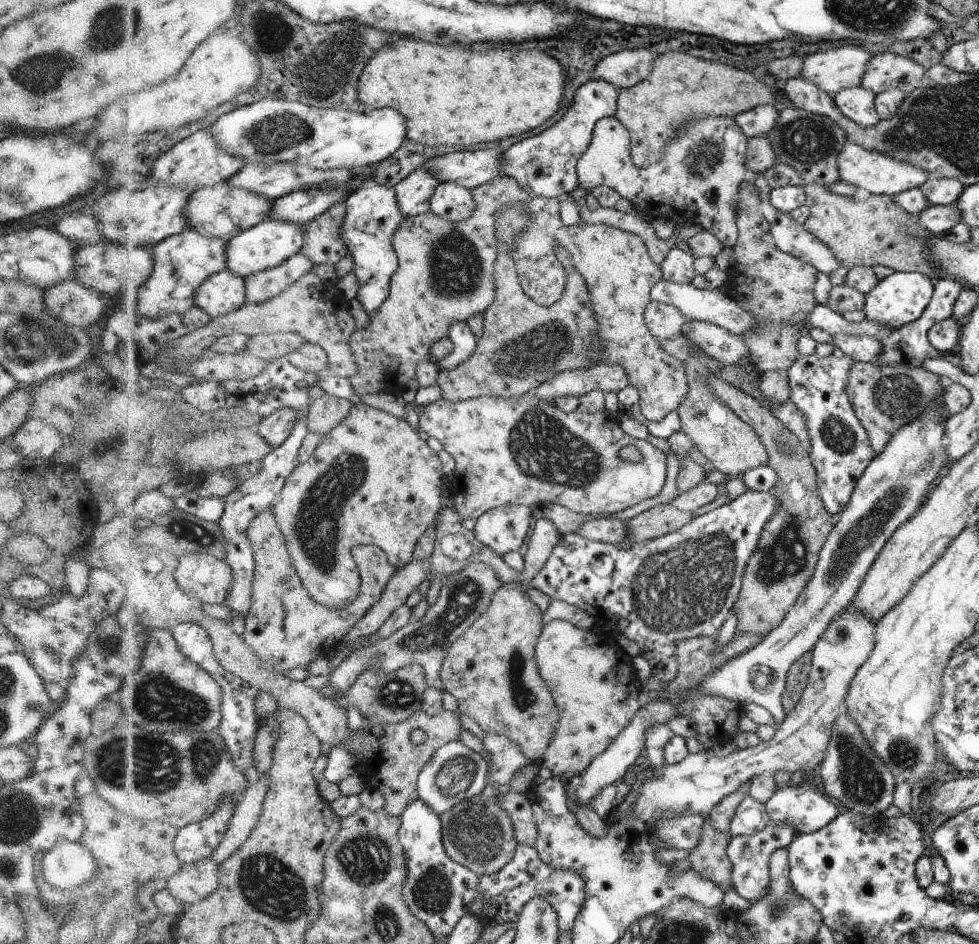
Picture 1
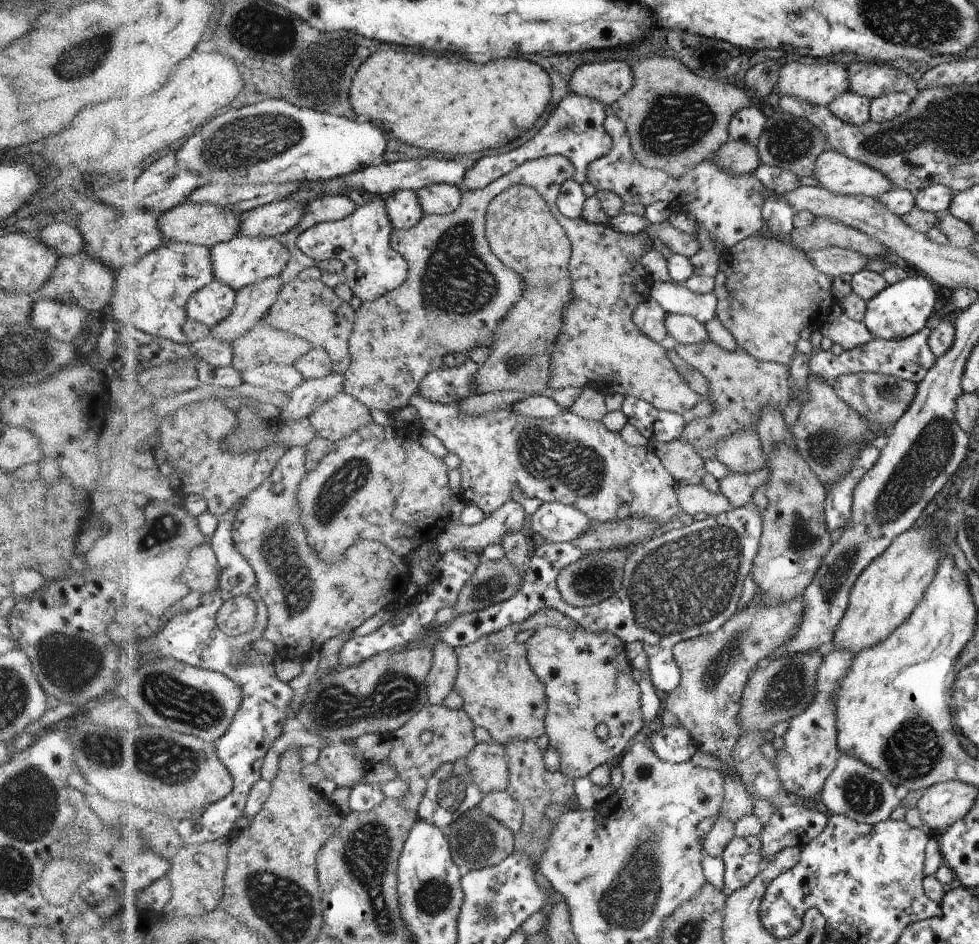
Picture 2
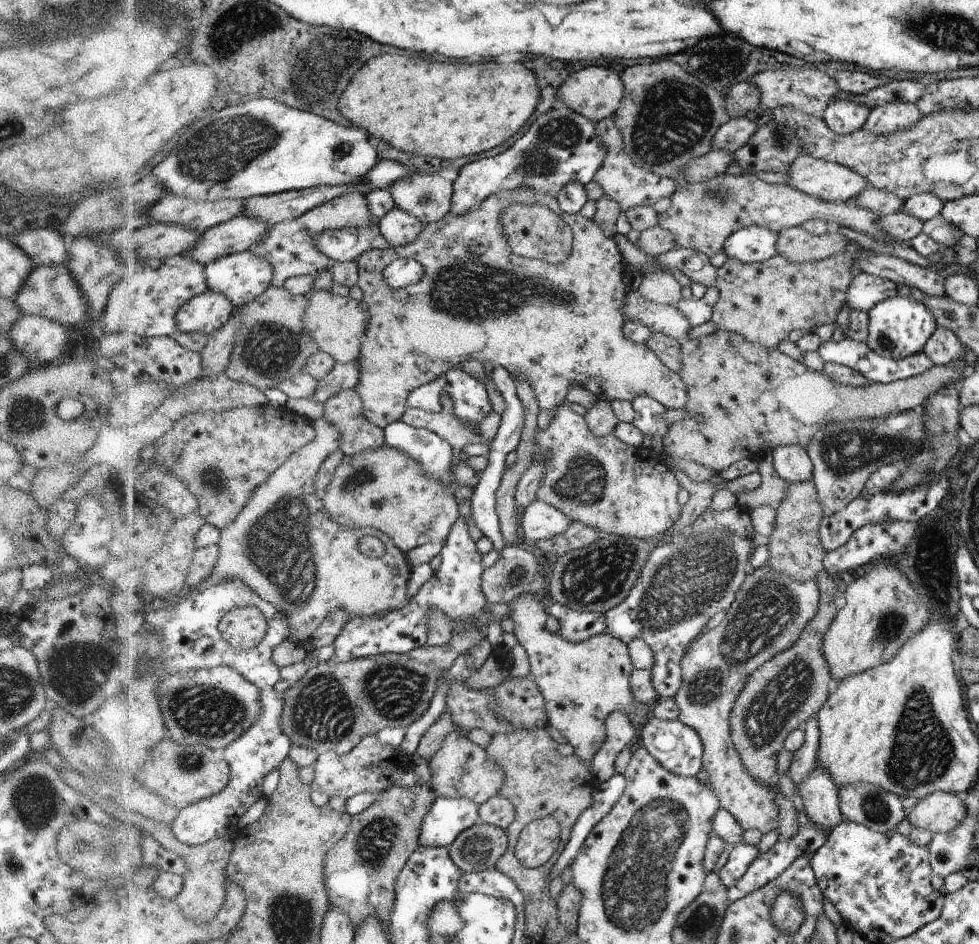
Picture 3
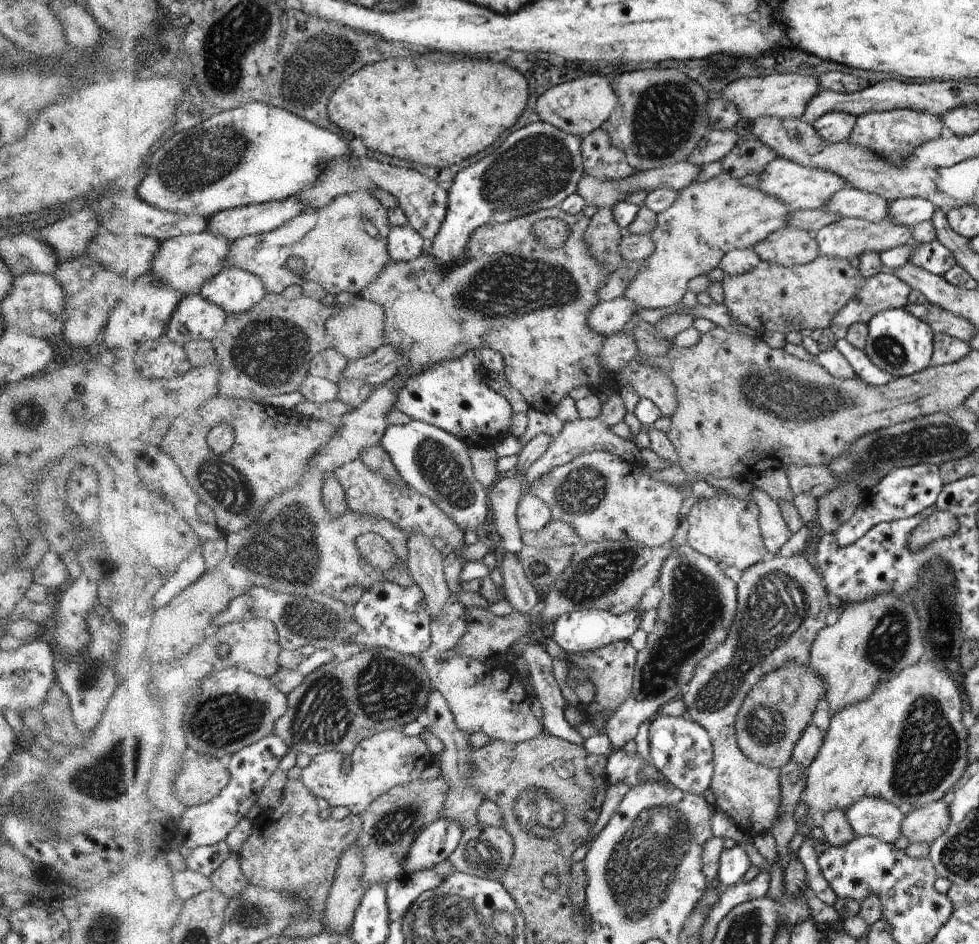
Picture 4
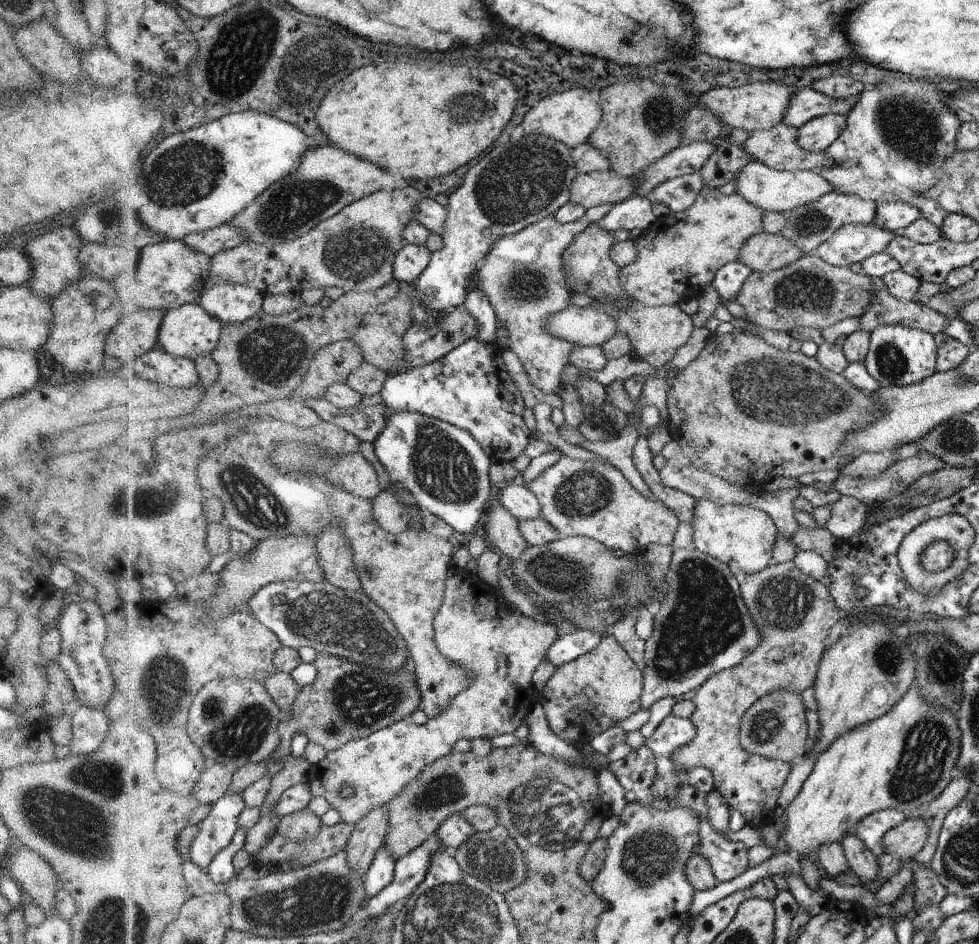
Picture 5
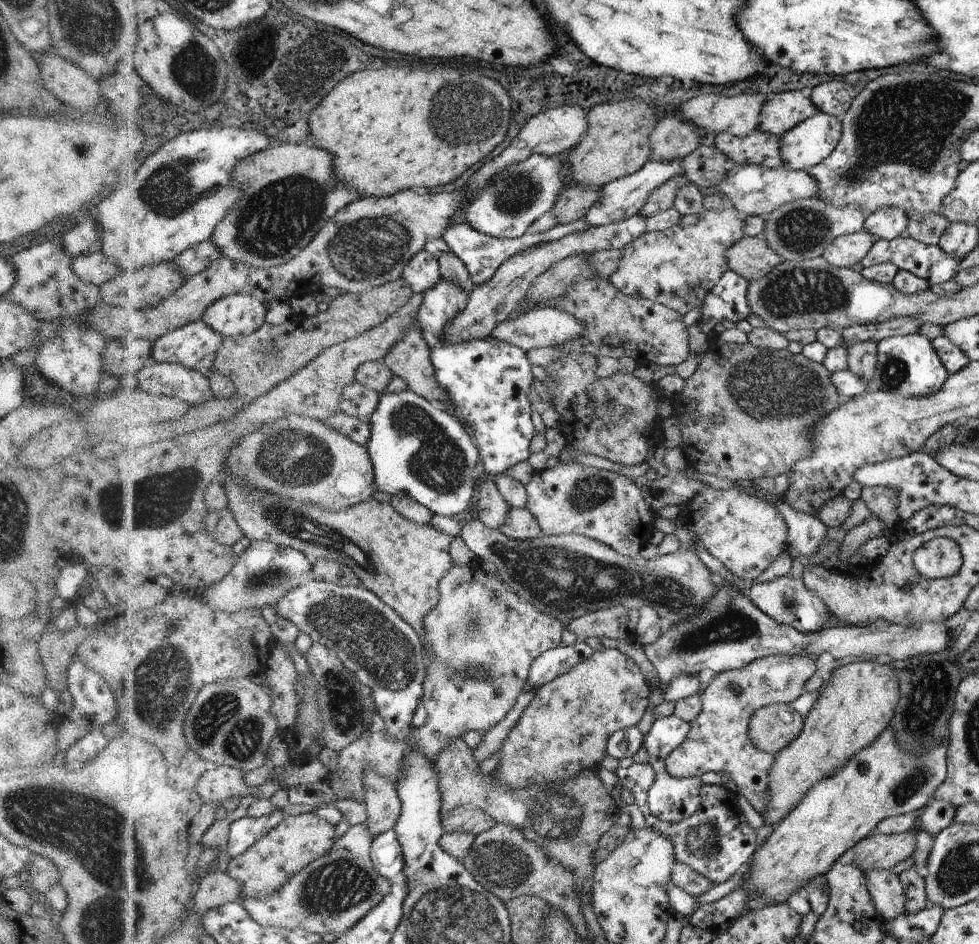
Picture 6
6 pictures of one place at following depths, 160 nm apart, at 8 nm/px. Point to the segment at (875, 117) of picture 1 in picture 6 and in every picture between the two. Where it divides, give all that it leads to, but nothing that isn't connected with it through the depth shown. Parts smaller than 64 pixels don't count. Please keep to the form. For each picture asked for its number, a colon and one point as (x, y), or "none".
2: (851, 107)
3: (844, 117)
4: (836, 127)
5: (817, 135)
6: (805, 145)

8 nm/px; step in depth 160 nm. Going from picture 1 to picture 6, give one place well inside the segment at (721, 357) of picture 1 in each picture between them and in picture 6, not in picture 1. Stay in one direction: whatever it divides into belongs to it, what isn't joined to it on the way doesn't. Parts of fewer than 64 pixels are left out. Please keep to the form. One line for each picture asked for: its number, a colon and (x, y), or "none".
2: (685, 329)
3: (667, 319)
4: (608, 317)
5: (584, 326)
6: (544, 326)

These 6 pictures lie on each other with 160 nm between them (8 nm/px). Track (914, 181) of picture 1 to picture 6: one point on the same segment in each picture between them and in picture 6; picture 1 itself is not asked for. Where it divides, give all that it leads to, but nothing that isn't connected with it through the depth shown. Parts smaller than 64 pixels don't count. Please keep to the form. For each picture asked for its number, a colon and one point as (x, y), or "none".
2: (840, 174)
3: (831, 182)
4: (801, 187)
5: (773, 190)
6: (754, 189)

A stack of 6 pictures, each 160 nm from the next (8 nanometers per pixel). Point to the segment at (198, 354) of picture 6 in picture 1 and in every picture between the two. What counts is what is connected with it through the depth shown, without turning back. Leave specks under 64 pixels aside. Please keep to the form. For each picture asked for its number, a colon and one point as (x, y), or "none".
1: (226, 292)
2: (215, 303)
3: (209, 312)
4: (196, 319)
5: (191, 331)

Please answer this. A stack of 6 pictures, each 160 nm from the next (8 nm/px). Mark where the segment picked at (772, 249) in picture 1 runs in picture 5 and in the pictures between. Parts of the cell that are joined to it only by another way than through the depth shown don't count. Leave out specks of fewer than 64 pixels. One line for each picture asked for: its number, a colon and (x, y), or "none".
2: (768, 292)
3: (763, 302)
4: (771, 298)
5: (810, 293)

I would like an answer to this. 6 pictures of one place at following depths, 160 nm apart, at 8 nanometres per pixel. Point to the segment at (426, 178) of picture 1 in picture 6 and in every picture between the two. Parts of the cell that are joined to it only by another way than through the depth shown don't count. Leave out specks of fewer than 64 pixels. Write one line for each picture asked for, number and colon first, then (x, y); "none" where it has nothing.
2: (404, 209)
3: (400, 228)
4: (405, 243)
5: (412, 262)
6: (423, 273)

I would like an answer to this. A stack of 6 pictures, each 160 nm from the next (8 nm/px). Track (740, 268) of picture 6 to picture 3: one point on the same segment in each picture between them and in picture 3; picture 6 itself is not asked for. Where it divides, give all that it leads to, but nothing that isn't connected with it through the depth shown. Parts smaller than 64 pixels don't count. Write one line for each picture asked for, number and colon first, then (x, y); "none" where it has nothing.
3: (796, 244)
4: (788, 246)
5: (764, 253)

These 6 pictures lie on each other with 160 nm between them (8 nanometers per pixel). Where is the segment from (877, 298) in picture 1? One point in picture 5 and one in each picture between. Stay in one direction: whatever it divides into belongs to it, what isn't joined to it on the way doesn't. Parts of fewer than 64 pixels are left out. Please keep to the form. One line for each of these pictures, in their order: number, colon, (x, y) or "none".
2: (901, 310)
3: (900, 327)
4: (899, 343)
5: (898, 356)

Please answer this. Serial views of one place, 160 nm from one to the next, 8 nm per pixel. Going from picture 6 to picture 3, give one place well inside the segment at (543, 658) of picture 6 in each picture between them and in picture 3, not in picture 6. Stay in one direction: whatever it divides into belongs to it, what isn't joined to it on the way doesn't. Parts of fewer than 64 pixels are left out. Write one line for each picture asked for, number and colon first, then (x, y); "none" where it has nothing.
3: (687, 585)
4: (589, 629)
5: (571, 646)

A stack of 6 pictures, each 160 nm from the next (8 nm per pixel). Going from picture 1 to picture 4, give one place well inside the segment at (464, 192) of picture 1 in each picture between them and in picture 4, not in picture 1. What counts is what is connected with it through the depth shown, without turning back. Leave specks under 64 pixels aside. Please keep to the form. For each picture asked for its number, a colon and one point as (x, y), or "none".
2: (440, 199)
3: (426, 196)
4: (424, 202)

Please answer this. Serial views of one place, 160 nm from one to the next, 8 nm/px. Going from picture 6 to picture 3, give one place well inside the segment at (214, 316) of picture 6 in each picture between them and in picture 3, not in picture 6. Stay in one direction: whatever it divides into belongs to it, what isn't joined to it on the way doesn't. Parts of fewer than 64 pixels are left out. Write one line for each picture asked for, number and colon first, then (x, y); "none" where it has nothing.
3: (244, 277)
4: (237, 290)
5: (232, 303)

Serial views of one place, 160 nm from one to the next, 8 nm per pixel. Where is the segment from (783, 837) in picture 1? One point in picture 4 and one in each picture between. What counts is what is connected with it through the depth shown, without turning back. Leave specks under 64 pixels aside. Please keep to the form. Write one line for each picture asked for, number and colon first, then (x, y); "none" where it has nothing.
2: (742, 858)
3: (741, 856)
4: (734, 862)

